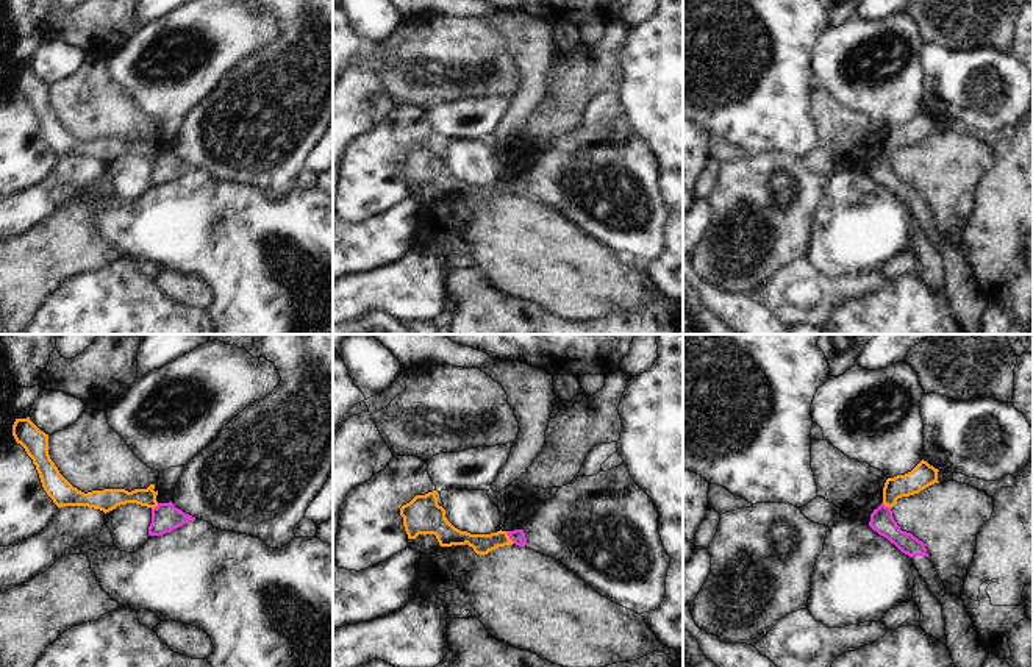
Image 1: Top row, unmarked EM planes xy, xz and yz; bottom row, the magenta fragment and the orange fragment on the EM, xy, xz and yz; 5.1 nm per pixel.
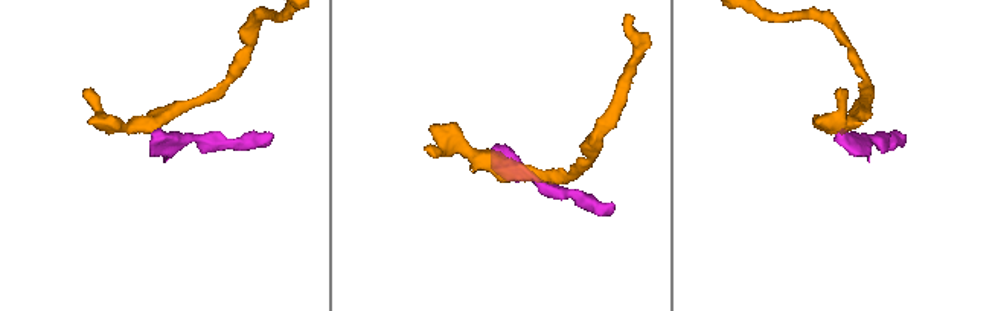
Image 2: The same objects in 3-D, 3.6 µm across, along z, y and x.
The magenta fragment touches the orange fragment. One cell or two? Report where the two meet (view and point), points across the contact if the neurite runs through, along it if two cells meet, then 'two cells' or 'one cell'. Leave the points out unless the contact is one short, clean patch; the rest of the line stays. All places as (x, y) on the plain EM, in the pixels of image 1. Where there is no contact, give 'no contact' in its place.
xz (510, 188) | along xz (505, 181), (514, 192) | two cells

